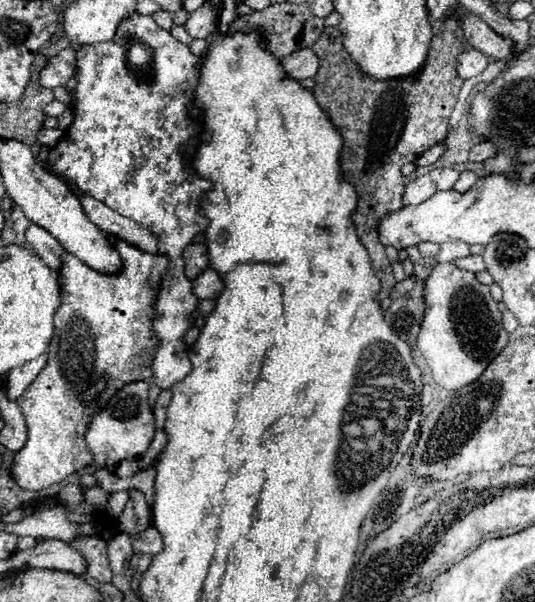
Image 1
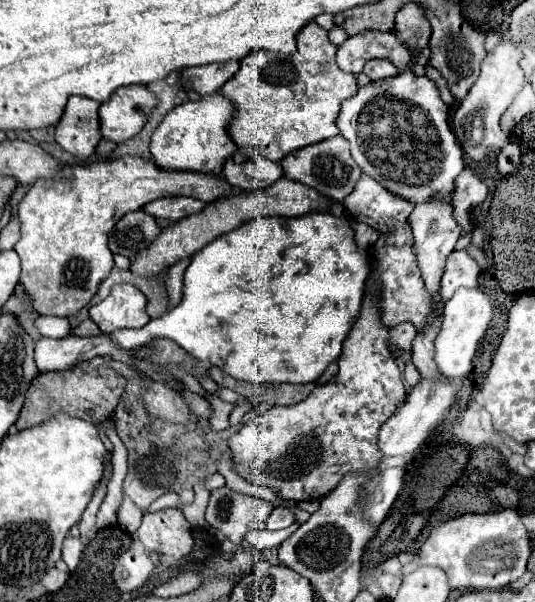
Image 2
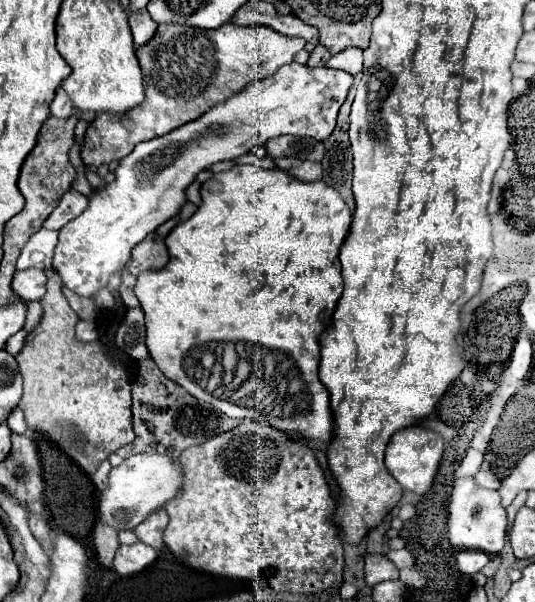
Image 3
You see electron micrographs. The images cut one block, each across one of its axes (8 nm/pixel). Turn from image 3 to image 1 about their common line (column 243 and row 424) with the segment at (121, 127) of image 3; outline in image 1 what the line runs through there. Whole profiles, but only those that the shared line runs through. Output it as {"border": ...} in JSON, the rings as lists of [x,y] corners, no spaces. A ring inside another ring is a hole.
{"border":[[[112,236],[110,242],[116,246],[124,260],[122,272],[114,276],[100,276],[98,272],[82,264],[78,258],[72,258],[70,254],[66,254],[64,258],[58,276],[58,282],[62,286],[62,304],[54,316],[54,338],[50,342],[48,362],[42,374],[38,374],[38,378],[26,388],[22,398],[16,400],[22,408],[28,426],[28,440],[24,448],[14,454],[10,476],[22,490],[28,492],[46,490],[52,484],[66,480],[66,476],[72,476],[82,468],[90,466],[94,462],[94,456],[90,454],[84,440],[88,424],[94,420],[98,412],[104,410],[106,402],[116,394],[118,388],[152,378],[152,362],[158,350],[158,336],[154,334],[152,328],[154,312],[148,311],[152,310],[151,303],[155,298],[152,286],[166,274],[168,258],[160,254],[152,256]]]}

